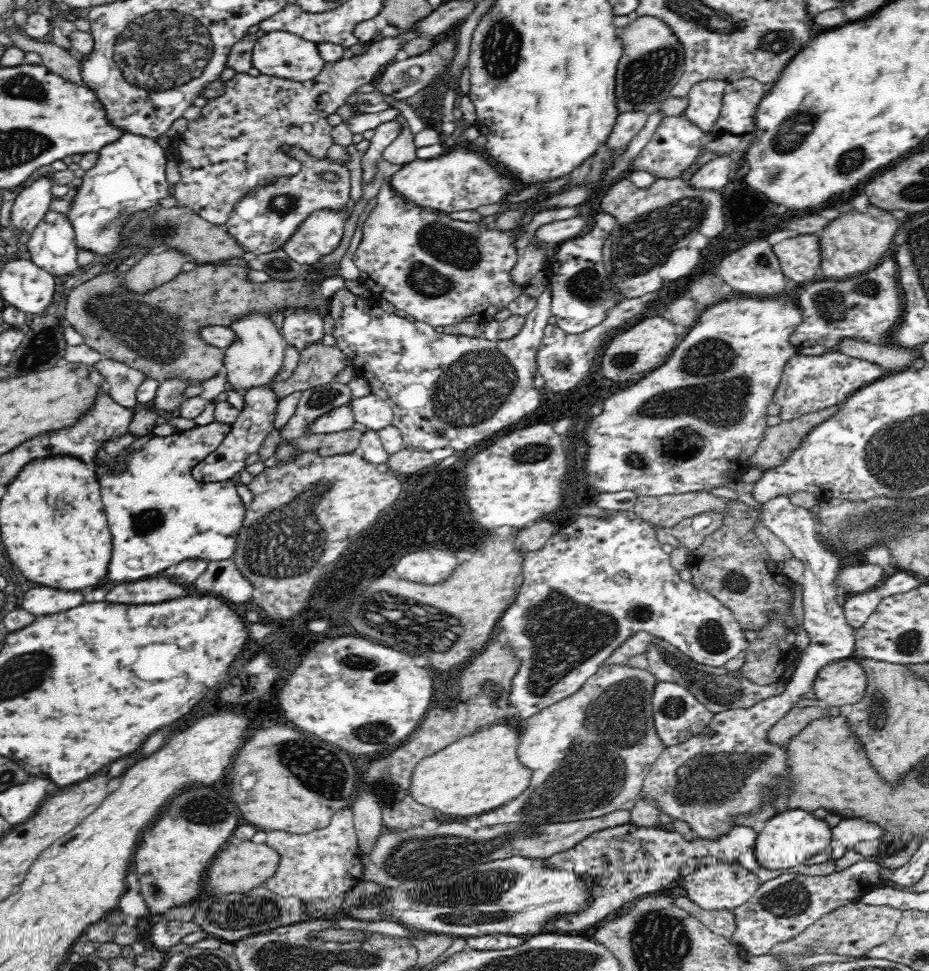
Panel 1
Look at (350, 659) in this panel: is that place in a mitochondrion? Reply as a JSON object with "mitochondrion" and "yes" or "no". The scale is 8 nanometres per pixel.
{"mitochondrion":"yes"}

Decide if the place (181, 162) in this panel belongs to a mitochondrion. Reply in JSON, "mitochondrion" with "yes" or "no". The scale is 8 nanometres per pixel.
{"mitochondrion":"no"}

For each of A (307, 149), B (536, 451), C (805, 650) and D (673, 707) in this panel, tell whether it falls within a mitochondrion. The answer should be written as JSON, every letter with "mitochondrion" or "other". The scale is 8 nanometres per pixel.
{"A":"other","B":"mitochondrion","C":"other","D":"mitochondrion"}

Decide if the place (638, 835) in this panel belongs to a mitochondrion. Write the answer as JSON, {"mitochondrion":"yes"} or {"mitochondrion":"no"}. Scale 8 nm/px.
{"mitochondrion":"no"}

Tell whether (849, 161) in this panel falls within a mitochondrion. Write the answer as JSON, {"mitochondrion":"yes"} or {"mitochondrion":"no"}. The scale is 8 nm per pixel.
{"mitochondrion":"yes"}

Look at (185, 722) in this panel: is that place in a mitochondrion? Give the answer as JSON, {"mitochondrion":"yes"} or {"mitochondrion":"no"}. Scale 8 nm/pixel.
{"mitochondrion":"no"}

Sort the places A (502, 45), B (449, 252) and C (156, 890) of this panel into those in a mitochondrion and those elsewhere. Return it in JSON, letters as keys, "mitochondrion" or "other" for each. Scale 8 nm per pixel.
{"A":"mitochondrion","B":"mitochondrion","C":"mitochondrion"}

